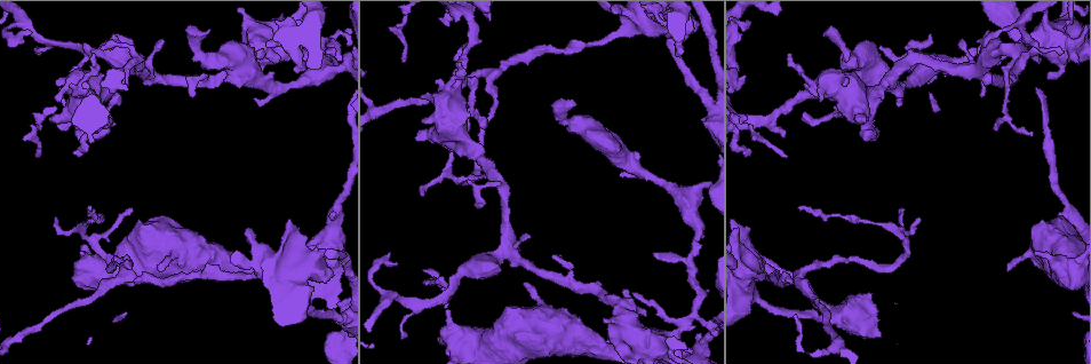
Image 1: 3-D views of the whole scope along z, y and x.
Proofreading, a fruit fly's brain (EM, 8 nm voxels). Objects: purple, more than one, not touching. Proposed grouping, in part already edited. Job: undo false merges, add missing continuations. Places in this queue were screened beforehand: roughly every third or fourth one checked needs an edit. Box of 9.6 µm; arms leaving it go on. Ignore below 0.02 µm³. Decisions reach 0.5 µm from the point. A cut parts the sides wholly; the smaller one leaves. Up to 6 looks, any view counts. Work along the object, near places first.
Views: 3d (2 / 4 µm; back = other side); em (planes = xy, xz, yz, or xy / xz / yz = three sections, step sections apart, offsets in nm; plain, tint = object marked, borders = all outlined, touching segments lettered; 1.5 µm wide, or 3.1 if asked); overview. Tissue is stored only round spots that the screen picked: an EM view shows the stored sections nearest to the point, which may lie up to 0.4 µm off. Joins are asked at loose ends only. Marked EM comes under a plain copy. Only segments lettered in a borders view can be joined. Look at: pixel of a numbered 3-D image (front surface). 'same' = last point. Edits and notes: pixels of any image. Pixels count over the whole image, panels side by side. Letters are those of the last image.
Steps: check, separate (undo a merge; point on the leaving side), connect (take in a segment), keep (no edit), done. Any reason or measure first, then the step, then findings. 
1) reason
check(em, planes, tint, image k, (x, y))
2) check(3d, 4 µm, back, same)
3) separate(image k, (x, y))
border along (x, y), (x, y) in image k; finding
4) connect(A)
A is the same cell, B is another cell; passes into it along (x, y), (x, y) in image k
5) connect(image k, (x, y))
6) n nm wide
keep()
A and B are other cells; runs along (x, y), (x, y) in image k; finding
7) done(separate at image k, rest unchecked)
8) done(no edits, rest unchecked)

thick end
check(3d, 4 µm, back, image 1, (80, 252))

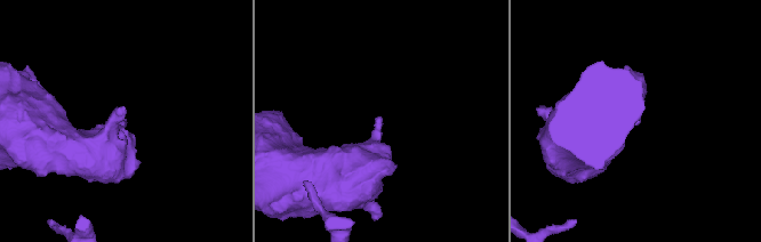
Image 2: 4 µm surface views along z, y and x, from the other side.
check(em, planes, borders, image 2, (380, 117))

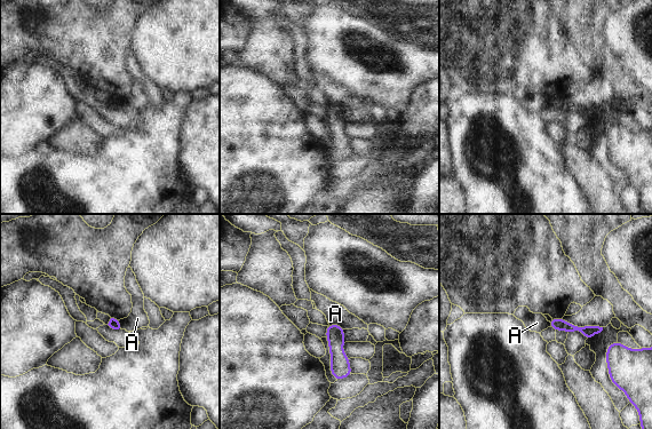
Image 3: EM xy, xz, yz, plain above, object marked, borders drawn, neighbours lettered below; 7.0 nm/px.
keep()
A is another cell; none of them fits

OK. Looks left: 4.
check(3d, 4 µm, image 1, (89, 205))

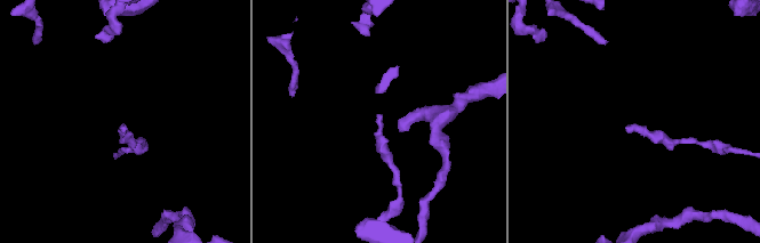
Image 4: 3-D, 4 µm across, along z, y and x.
check(em, planes, borders, image 4, (381, 116))

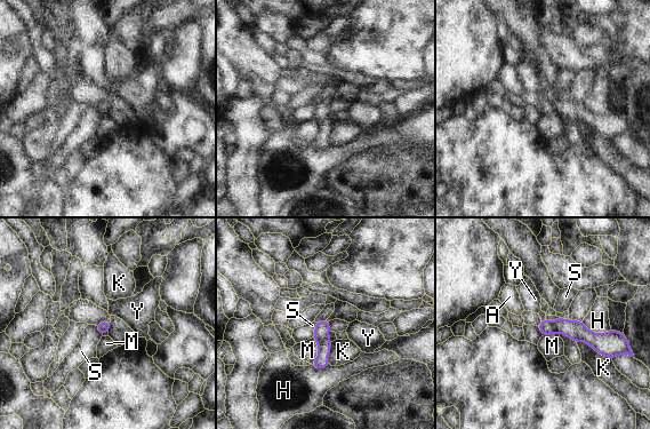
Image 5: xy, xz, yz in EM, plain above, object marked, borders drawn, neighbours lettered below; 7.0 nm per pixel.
K touches over 280 nm
keep()
A, H, K, M, S and Y are other cells; runs along (542, 325), (590, 338), (611, 333) in image 5; no lettered segment goes on from it

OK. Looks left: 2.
free end
check(3d, 4 µm, image 1, (80, 153))

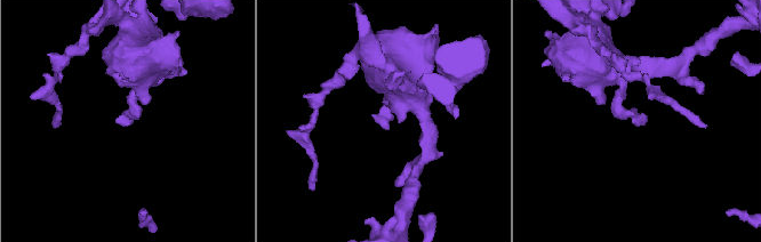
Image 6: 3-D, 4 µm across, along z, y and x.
need the tissue
check(em, planes, borders, image 6, (128, 123))

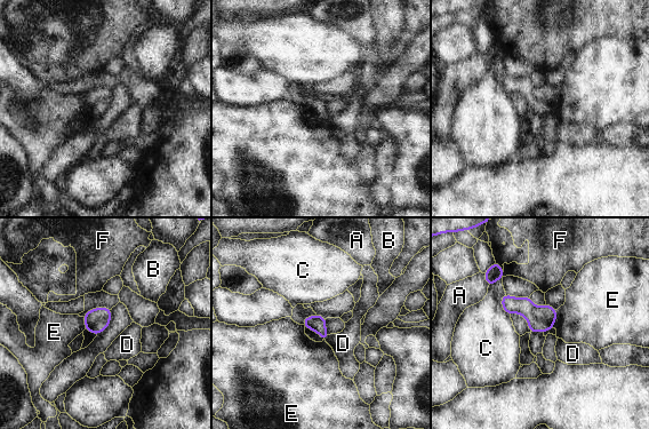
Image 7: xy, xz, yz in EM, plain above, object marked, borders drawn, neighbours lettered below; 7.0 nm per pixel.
C touches over 180 nm
keep()
A, B, C, D, E and F are other cells; none of them fits

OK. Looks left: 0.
done(no edits, rest unchecked)

